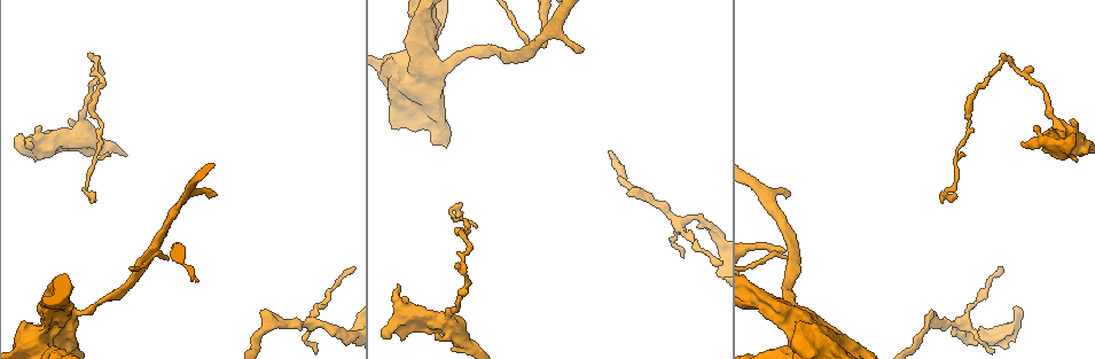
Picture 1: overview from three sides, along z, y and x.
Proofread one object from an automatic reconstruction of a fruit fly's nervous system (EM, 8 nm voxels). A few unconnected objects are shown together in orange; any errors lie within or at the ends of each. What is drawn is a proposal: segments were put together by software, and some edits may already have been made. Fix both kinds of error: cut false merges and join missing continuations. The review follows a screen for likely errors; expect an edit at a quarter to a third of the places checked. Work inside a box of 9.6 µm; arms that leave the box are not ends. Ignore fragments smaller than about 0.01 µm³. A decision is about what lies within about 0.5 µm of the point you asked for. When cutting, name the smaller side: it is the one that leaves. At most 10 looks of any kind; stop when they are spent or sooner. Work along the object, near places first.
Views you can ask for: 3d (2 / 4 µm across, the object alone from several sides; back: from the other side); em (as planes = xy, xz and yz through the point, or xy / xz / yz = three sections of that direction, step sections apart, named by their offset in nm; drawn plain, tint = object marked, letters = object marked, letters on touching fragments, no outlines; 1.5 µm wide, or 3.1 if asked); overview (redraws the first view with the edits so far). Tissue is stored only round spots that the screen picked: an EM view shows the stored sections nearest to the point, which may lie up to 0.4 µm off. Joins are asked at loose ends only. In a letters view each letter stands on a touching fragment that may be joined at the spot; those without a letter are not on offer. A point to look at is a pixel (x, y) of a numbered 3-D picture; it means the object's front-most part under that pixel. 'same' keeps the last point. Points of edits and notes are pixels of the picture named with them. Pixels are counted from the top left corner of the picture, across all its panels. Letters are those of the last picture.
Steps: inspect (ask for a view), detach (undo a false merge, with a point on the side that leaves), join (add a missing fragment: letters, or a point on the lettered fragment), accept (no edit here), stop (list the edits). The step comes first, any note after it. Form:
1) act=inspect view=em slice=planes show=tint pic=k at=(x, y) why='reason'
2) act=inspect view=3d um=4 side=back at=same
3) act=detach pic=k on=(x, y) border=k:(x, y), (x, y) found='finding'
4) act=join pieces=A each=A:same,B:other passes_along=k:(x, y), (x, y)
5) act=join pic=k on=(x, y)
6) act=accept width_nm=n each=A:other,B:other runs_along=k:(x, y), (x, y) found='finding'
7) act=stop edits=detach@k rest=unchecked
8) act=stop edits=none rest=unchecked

act=inspect view=3d um=4 pic=1 at=(311, 323) why='three arms meet'

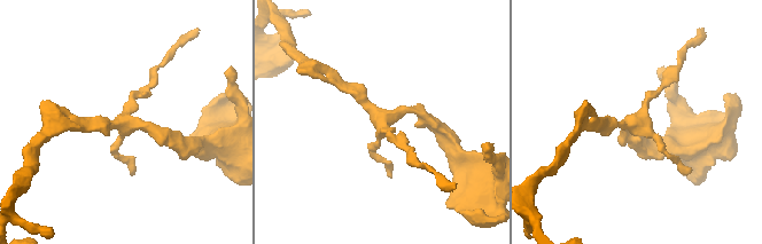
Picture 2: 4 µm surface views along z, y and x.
act=inspect view=em slice=planes show=plain pic=2 at=(380, 117) why='now the EM'

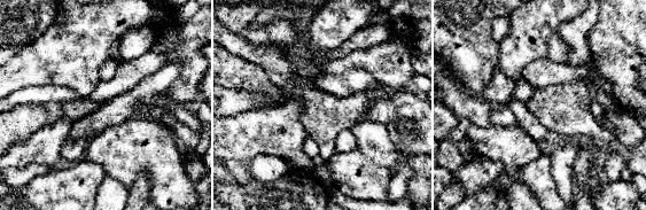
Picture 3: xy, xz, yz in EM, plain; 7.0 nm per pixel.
act=inspect view=em slice=planes show=letters at=same why='see the neighbours'

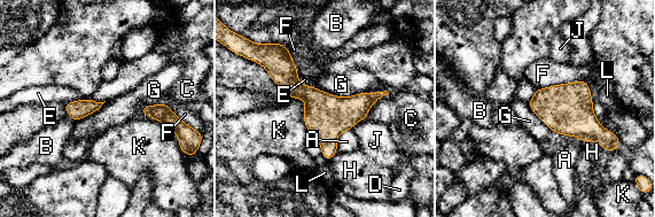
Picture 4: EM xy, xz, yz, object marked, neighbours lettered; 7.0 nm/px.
act=accept each=A:other,B:other,C:other,D:other,E:other,F:other,G:other,H:other,J:other,K:other,L:other border=4:(320, 88), (336, 95), (384, 91) found='one neuron here'

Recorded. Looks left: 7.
act=inspect view=em slice=xy step=8 show=plain pic=1 at=(466, 55) why='a narrow waist'

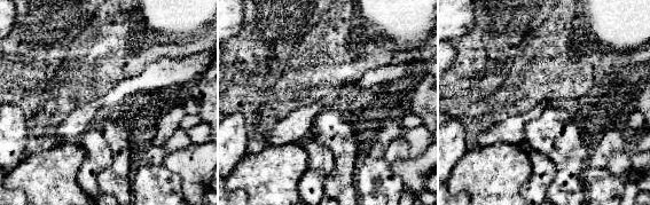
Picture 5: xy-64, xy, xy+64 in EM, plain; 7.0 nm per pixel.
act=inspect view=em slice=xy step=8 show=letters at=same why='see the neighbours'

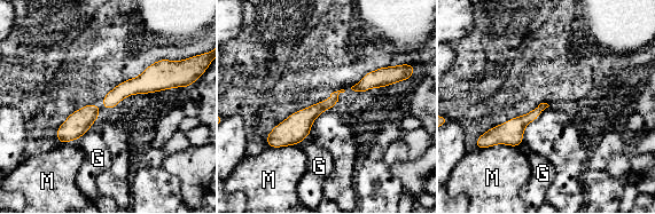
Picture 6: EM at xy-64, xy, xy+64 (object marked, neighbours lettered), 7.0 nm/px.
act=accept width_nm=70 each=G:other,M:other runs_along=6:(335, 95), (272, 144) found='one neuron here'

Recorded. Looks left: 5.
act=inspect view=em slice=yz step=8 show=tint pic=1 at=(97, 61) why='sharp bend'

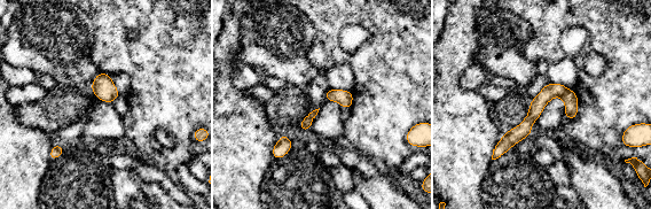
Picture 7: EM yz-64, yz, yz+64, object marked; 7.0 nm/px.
act=inspect view=em slice=planes show=tint at=same

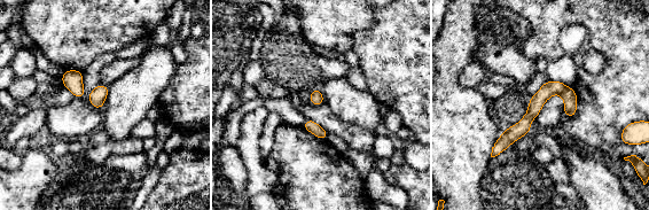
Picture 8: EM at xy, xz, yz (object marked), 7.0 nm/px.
act=inspect view=em slice=planes show=letters at=same why='what lies round it'

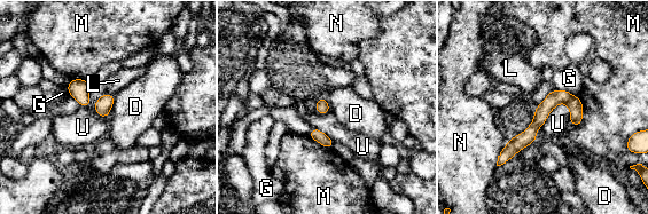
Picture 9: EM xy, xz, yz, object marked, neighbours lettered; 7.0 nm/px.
act=detach pic=9 on=(556, 96) longest_contact=U:240nm each=D:other,G:other,L:other,M:other,N:other,U:other part_leaving=9:(567, 94), (501, 160) found='two neurons meet here'

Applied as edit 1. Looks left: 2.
act=stop edits=detach@9 rest=unchecked

